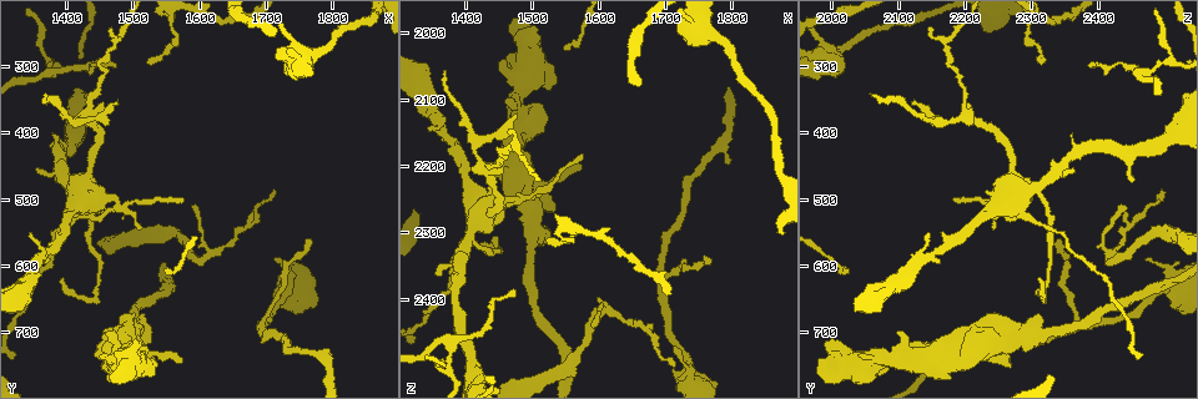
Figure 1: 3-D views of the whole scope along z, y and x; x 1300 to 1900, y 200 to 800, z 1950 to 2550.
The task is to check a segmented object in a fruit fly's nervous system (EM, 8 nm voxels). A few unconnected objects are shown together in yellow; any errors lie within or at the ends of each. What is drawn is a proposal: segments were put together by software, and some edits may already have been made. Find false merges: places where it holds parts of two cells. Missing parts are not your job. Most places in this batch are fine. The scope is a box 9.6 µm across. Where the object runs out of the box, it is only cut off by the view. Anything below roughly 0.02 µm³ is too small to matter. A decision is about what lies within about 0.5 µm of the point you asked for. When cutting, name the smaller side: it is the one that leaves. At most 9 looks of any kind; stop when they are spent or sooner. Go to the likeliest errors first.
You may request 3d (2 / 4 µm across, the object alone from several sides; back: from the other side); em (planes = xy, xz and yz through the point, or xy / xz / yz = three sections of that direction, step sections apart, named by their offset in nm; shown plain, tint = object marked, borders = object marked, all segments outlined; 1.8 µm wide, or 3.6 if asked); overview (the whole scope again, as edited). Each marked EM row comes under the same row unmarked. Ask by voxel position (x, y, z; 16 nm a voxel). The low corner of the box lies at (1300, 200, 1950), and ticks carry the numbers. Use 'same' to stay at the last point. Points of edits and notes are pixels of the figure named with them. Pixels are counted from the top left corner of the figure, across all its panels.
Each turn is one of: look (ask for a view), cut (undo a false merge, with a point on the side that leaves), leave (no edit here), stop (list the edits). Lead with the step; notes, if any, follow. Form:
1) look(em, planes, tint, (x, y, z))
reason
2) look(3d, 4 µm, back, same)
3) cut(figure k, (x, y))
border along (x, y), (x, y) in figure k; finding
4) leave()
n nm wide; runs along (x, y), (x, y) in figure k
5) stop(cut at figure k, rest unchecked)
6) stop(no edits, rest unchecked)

look(3d, 4 µm, back, (1605, 595, 2425))
abrupt turn

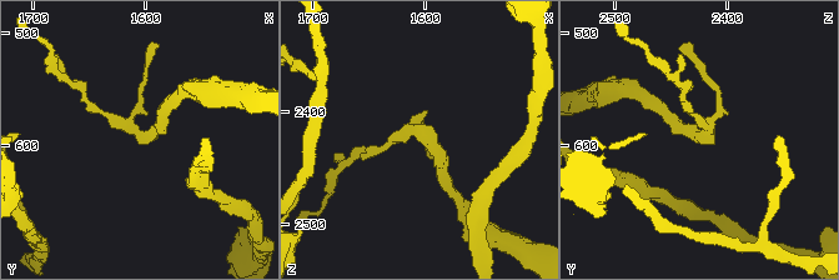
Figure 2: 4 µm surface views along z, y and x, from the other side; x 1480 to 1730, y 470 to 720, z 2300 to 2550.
look(em, planes, tint, (1602, 590, 2422))
now the EM

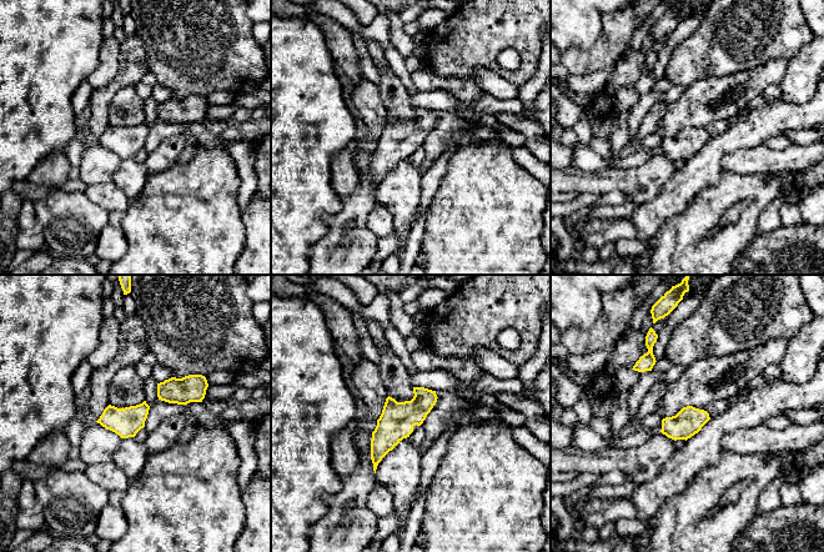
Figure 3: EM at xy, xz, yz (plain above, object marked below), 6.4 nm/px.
leave()
180 nm wide; all the same cell

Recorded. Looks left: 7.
look(em, xy, step 16, tint, (1485, 710, 2240))
sudden change in width

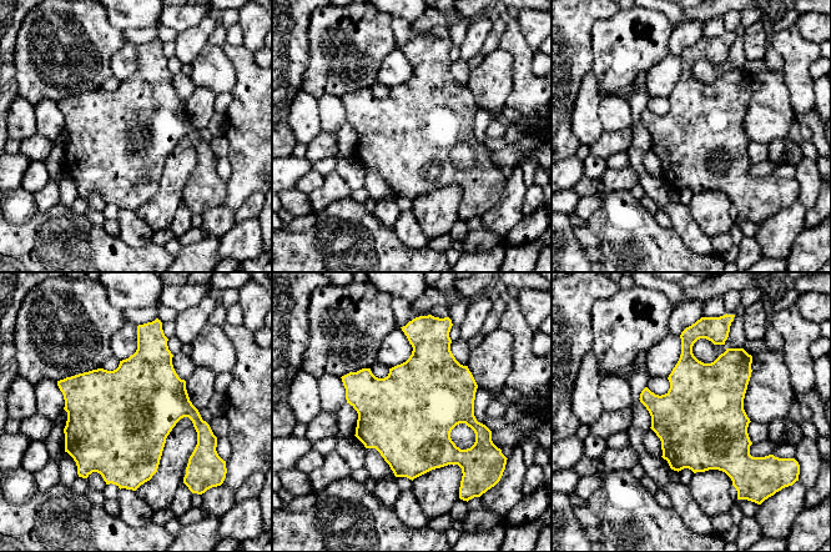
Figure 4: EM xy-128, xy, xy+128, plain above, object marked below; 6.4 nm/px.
leave()
continuous, no second cell

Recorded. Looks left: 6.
look(3d, 4 µm, (1485, 745, 2120))
branch point

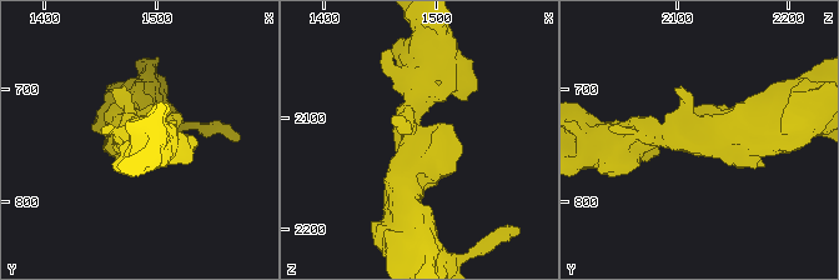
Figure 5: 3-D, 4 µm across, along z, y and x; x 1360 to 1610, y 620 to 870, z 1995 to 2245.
look(em, 3.6 µm, planes, tint, (1480, 742, 2124))

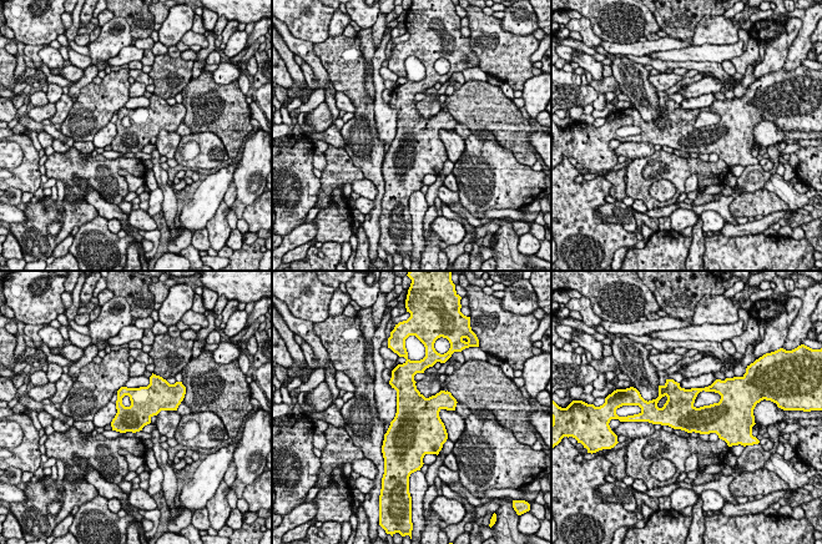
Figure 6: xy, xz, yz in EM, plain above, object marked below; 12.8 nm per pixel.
leave()
continuous, no second cell

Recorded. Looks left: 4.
look(3d, 4 µm, (1730, 625, 2515))
sudden change in width

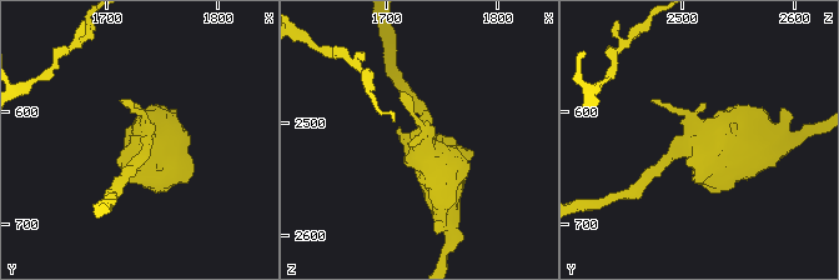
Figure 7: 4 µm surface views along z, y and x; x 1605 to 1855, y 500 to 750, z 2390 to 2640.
look(em, 3.6 µm, planes, tint, (1736, 626, 2516))

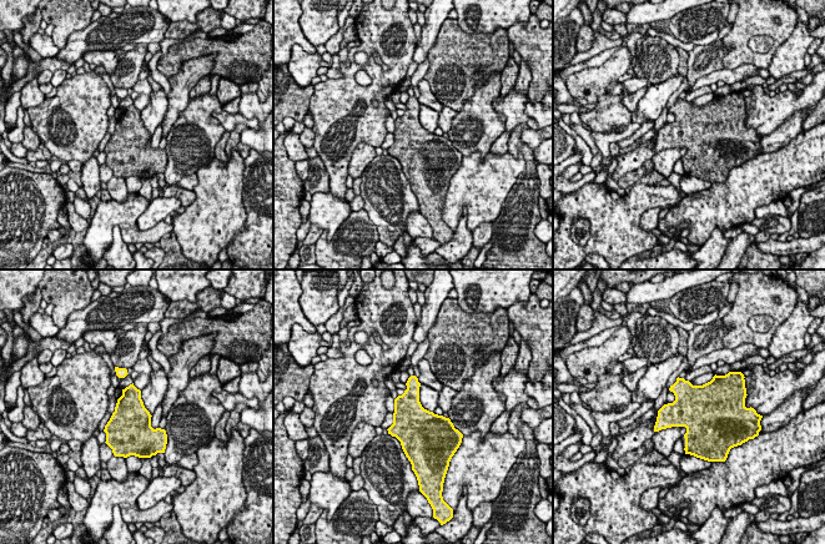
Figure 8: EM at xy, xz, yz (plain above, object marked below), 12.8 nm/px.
leave()
continuous, no second cell

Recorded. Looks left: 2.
stop(no edits, rest unchecked)

